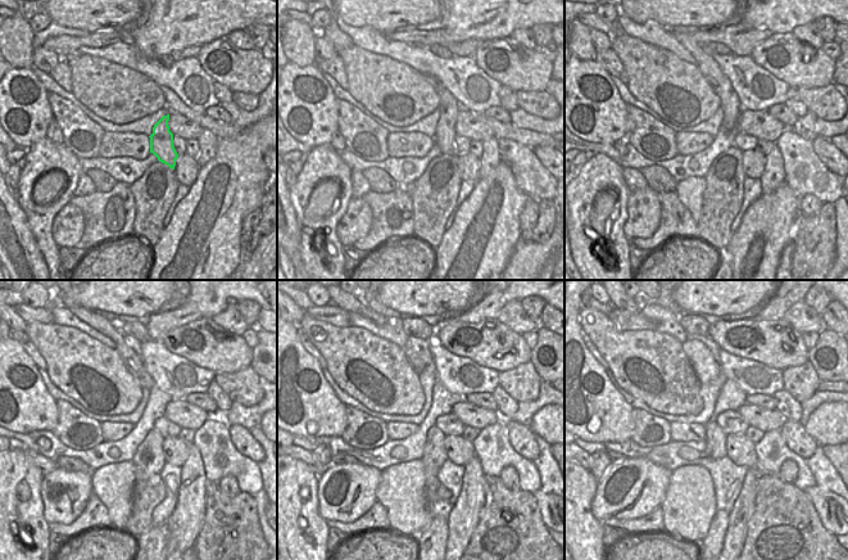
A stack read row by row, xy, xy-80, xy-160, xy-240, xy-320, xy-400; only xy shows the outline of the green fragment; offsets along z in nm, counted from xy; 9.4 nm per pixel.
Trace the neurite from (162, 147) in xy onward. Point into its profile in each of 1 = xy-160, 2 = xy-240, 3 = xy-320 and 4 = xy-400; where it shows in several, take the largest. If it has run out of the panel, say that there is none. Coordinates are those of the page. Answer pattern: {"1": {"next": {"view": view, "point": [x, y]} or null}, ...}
{"1": {"next": {"view": "xy-160", "point": [729, 102]}}, "2": {"next": {"view": "xy-240", "point": [134, 362]}}, "3": {"next": {"view": "xy-320", "point": [356, 306]}}, "4": {"next": {"view": "xy-400", "point": [620, 306]}}}

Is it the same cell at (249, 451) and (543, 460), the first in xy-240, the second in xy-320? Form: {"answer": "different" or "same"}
{"answer": "different"}

